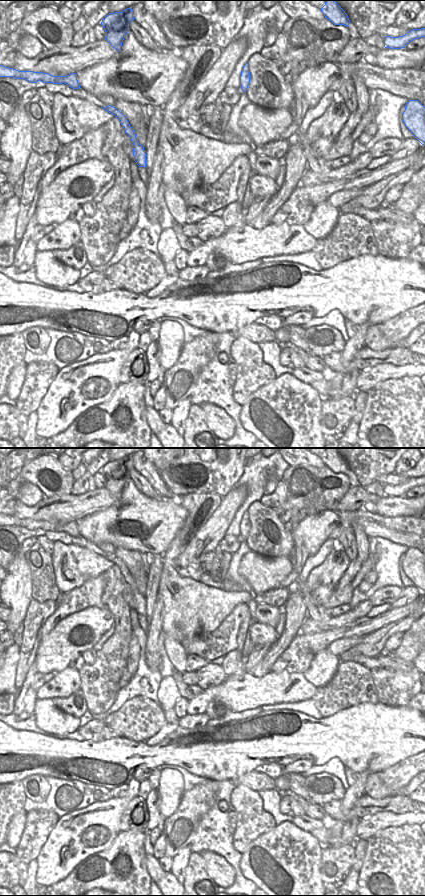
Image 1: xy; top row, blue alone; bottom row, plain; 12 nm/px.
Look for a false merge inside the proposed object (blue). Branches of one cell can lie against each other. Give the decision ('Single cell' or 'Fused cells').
Single cell

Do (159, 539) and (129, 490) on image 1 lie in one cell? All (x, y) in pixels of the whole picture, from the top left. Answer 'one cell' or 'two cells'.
one cell

